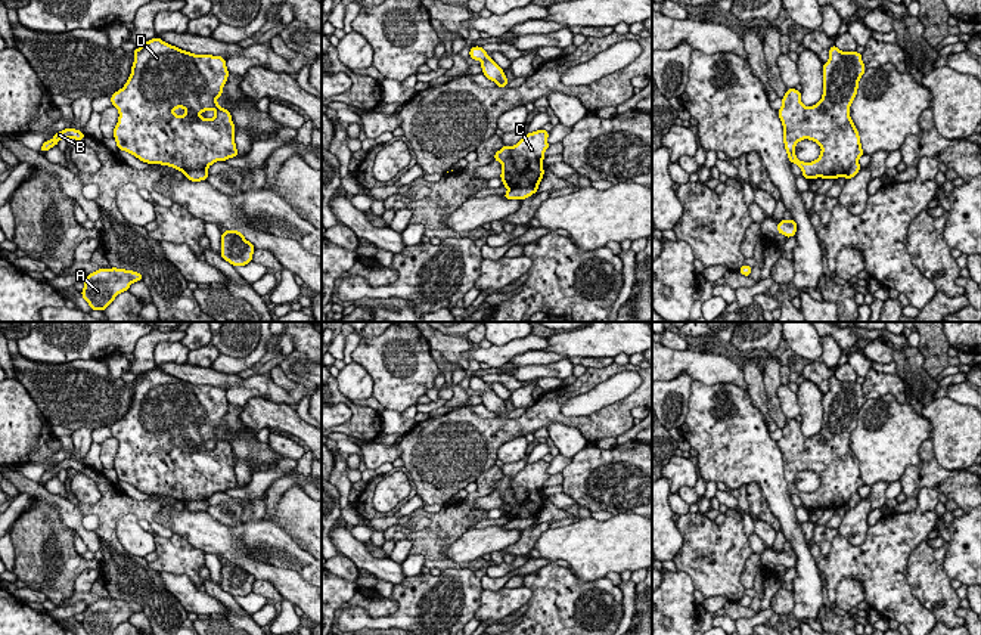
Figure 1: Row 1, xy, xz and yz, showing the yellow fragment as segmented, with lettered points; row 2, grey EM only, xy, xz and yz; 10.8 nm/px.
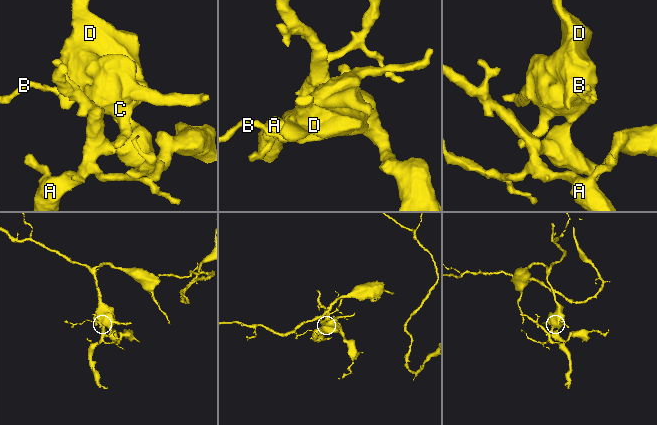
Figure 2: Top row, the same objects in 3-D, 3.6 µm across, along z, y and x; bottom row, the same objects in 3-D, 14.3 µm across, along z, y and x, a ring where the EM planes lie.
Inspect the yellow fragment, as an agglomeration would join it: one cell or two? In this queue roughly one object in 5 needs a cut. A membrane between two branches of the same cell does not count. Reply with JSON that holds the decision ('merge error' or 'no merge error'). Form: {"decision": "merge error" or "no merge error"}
{"decision": "merge error"}

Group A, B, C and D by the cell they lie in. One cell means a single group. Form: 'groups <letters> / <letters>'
groups A B / C D

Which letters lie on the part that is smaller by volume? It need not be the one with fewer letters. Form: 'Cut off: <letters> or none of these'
Cut off: A, B

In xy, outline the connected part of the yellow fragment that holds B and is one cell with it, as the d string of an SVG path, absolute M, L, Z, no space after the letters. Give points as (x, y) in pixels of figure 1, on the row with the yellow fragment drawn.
M63 128L62 131L58 131L58 133L53 136L52 140L46 140L46 142L43 143L43 146L40 148L40 151L41 151L41 152L49 151L50 148L56 146L60 139L69 139L69 137L71 137L71 139L75 139L75 140L83 140L84 136L86 136L86 134L84 134L83 131L80 131L80 130L75 130L75 128Z

